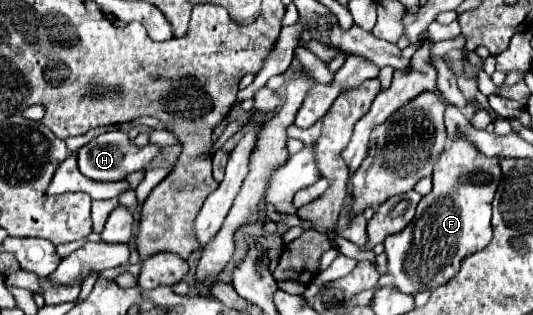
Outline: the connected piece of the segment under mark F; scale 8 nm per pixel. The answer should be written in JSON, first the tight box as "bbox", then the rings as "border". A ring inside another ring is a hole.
{"bbox":[384,131,502,293],"border":[[[456,131],[434,167],[434,189],[422,197],[414,221],[384,241],[388,257],[388,275],[394,277],[392,285],[402,293],[430,291],[446,285],[460,269],[464,257],[478,253],[492,239],[492,199],[502,179],[500,161],[486,157],[462,133]]]}

